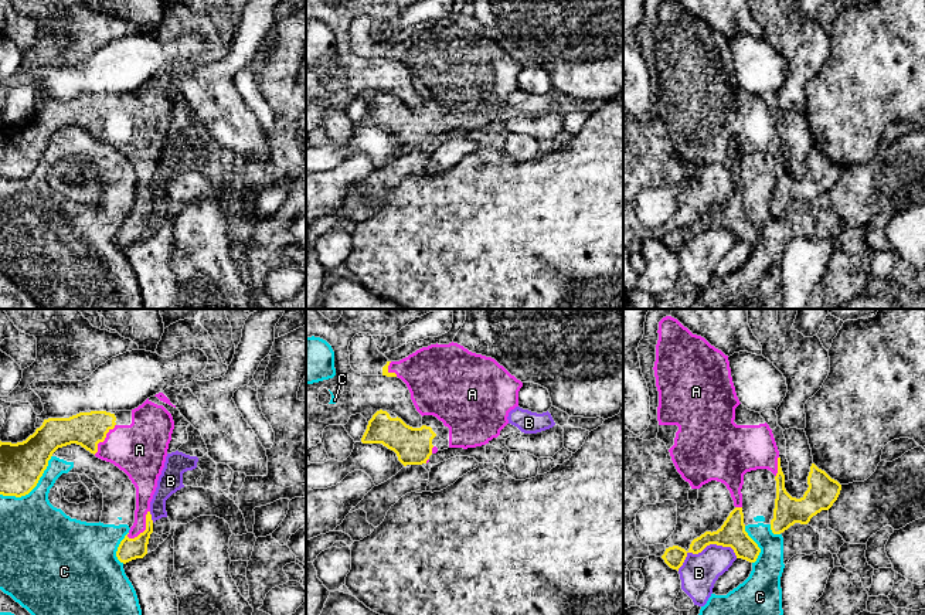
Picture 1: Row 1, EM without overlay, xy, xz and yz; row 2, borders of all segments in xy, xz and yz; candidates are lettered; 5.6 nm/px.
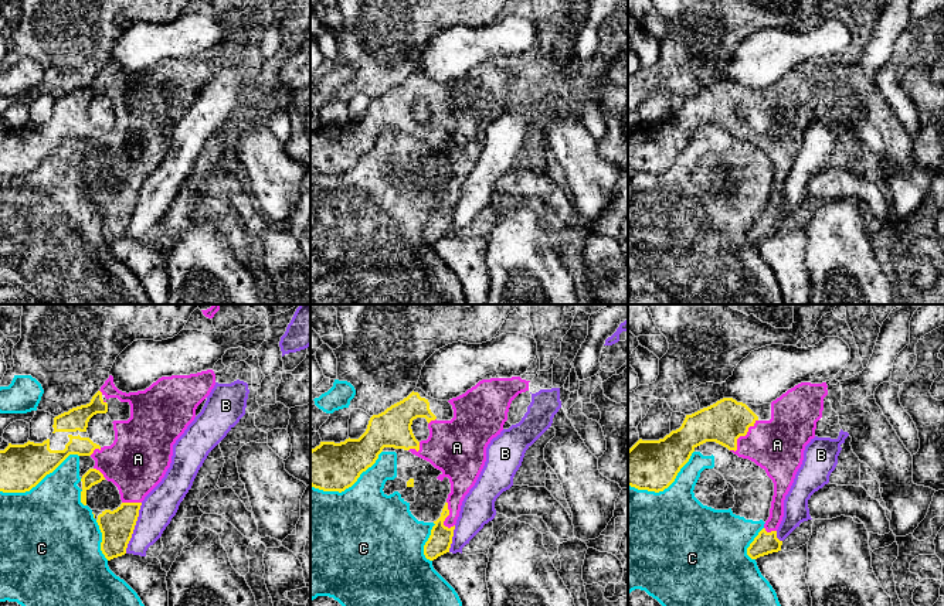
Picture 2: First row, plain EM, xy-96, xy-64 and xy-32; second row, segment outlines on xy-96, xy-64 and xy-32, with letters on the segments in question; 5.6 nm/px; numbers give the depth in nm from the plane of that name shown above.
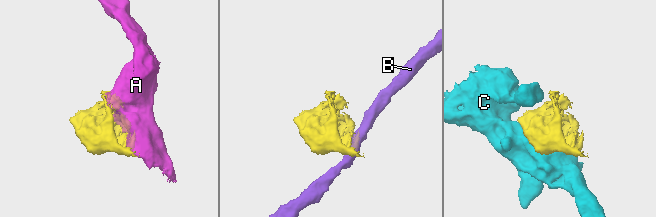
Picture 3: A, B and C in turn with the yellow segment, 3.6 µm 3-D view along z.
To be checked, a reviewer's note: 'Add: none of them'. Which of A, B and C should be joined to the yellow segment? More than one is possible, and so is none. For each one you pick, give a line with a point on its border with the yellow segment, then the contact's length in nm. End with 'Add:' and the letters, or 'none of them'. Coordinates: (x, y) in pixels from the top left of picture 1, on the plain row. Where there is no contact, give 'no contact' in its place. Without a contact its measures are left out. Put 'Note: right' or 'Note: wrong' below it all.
A: xy (146, 210) | 200 nm
Add: A
Note: wrong

